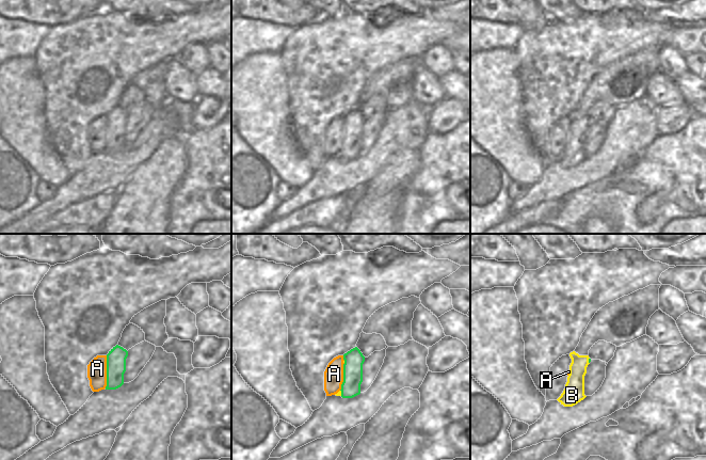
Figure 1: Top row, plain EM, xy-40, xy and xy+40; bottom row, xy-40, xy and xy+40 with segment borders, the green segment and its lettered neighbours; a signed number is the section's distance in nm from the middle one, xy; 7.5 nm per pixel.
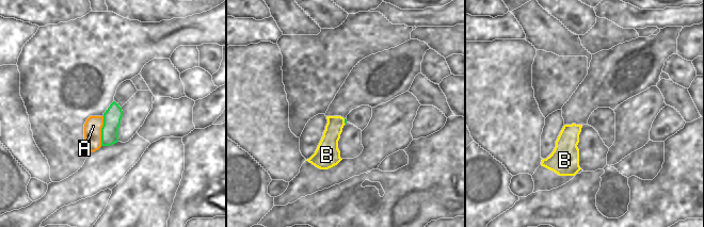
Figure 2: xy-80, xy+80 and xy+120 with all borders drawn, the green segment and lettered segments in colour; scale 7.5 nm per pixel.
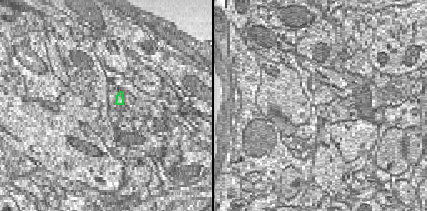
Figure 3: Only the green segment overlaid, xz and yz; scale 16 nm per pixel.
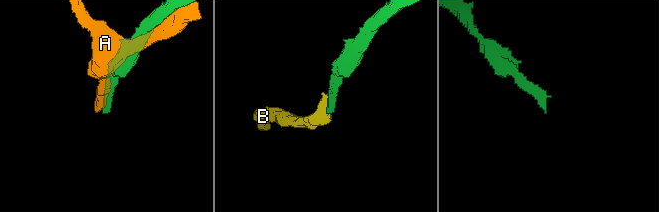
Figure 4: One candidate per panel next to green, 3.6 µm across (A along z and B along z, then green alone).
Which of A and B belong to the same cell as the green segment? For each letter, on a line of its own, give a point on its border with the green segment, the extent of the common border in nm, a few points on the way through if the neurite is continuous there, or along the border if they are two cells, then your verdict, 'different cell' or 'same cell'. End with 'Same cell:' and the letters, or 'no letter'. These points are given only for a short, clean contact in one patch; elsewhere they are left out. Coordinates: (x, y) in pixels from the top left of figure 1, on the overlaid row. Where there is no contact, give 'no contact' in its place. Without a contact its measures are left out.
A: contact xy-40 (107, 371); length 240 nm; different cell
B: contact xy (341, 393); length 50 nm; way xy (353, 362), (352, 382), (341, 393), (339, 393); same cell
Same cell: B

